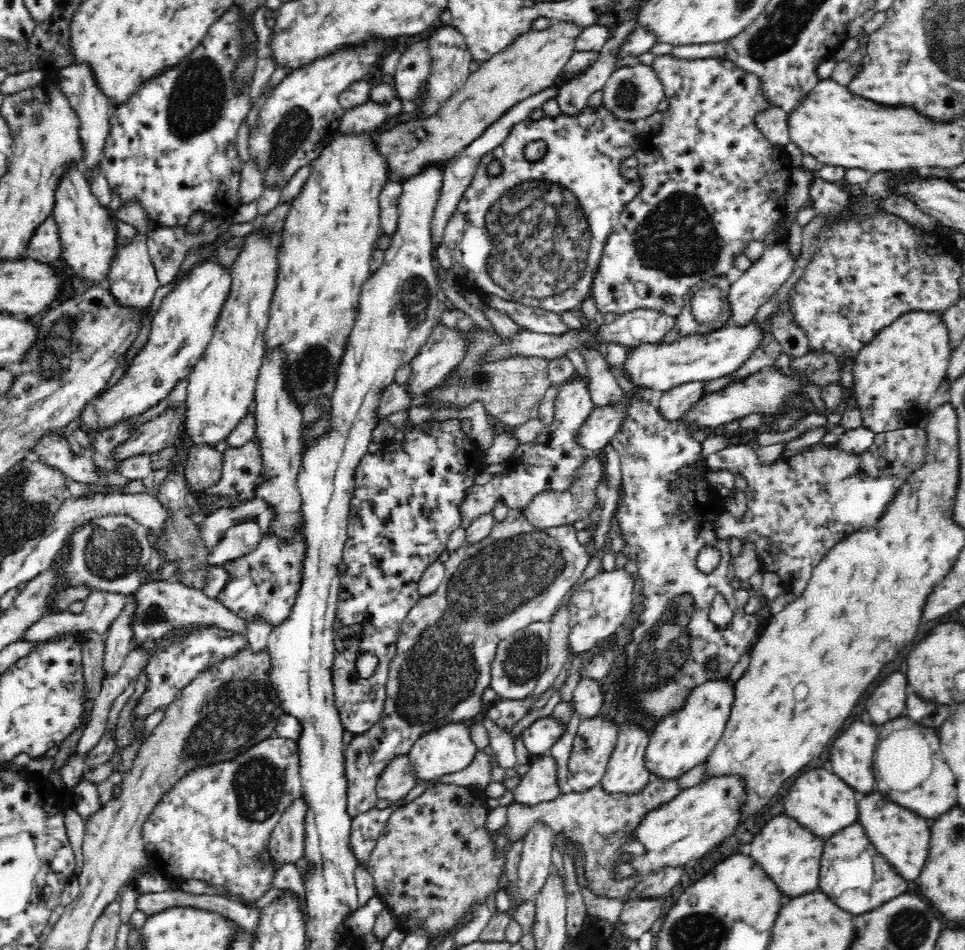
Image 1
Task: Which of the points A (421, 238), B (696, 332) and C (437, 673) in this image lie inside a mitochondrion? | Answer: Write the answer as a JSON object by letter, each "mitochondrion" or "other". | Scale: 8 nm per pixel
{"A":"other","B":"other","C":"mitochondrion"}

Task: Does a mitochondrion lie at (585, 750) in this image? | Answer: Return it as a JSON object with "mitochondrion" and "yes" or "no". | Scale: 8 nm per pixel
{"mitochondrion":"yes"}

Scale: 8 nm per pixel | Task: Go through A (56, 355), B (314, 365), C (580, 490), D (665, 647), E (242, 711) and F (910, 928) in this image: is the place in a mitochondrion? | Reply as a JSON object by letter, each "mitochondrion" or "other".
{"A":"mitochondrion","B":"mitochondrion","C":"mitochondrion","D":"mitochondrion","E":"mitochondrion","F":"mitochondrion"}

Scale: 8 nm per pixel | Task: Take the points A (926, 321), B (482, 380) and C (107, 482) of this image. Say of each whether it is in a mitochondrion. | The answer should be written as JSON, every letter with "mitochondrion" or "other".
{"A":"other","B":"mitochondrion","C":"other"}

